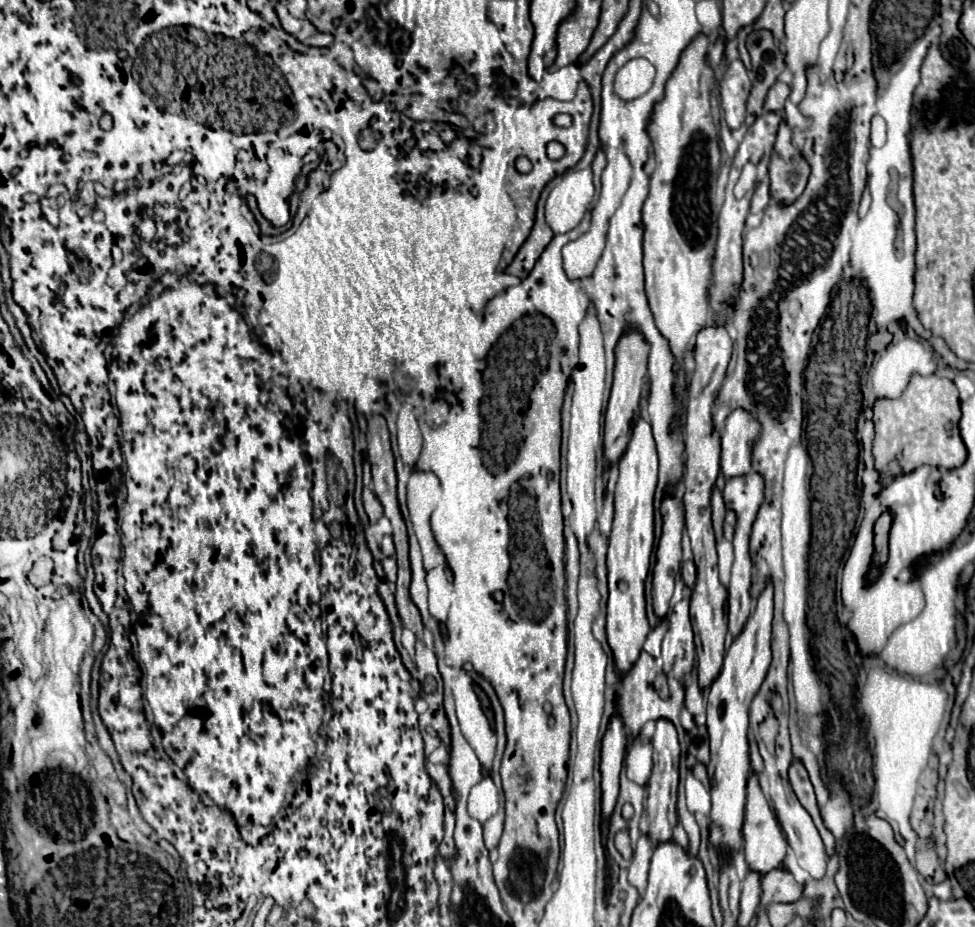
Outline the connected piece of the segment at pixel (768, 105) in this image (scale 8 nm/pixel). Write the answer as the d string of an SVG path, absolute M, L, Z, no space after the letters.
M776 82L768 90L768 96L766 96L766 102L764 102L764 110L780 112L784 108L784 102L786 102L788 96L790 96L790 86L784 84L784 82Z

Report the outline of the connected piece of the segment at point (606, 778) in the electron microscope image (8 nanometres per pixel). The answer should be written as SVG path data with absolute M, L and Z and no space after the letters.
M614 716L602 738L602 816L608 818L618 798L618 776L626 752L626 730L620 716Z

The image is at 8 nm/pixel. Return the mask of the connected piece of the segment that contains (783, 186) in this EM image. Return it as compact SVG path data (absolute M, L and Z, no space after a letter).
M782 122L778 128L778 138L772 150L768 170L770 170L772 198L782 206L794 204L808 184L810 166L800 154L800 150L794 148L792 130L788 128L786 122Z

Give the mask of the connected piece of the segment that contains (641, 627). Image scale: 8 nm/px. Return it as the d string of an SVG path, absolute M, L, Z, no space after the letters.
M638 416L624 456L620 458L620 476L614 492L614 520L608 538L608 616L606 634L614 652L616 670L628 672L636 662L642 644L650 632L646 618L646 578L650 572L650 556L654 550L654 492L658 482L658 454L652 426Z

